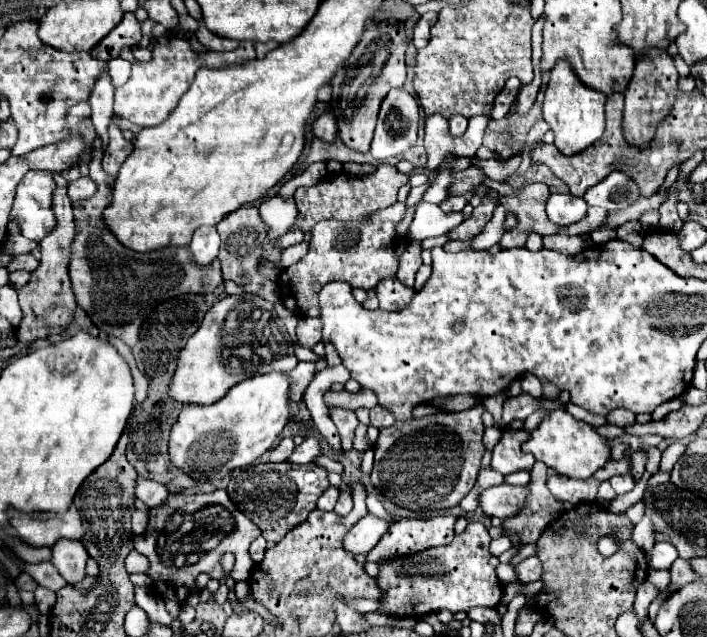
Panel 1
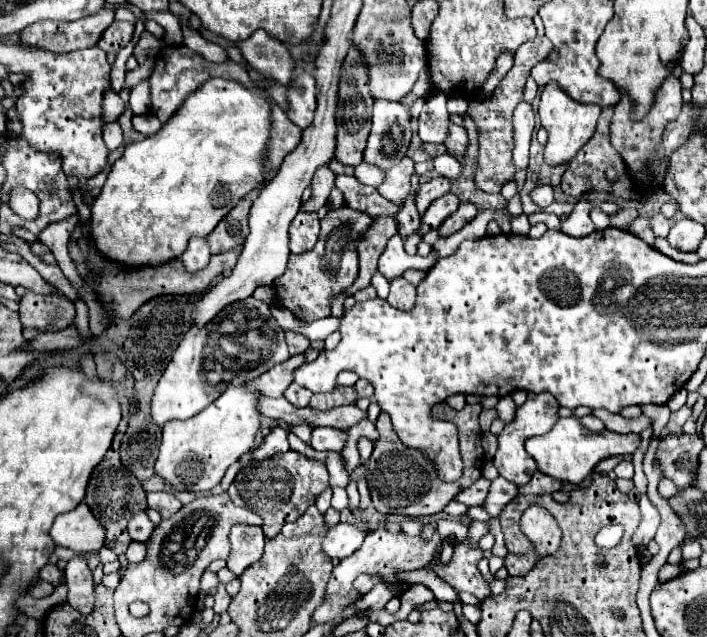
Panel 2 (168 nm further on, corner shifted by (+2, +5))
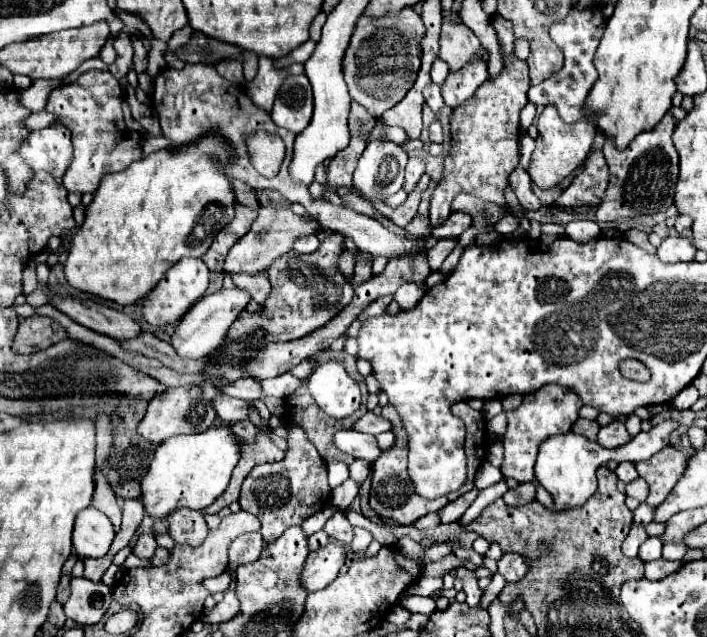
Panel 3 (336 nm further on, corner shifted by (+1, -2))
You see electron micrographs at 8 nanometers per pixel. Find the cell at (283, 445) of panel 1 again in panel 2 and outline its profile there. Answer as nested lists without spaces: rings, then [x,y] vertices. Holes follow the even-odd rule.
[[[276,426],[266,438],[264,442],[252,450],[252,456],[254,460],[264,460],[264,458],[272,458],[274,454],[284,454],[288,450],[288,432],[280,426]]]

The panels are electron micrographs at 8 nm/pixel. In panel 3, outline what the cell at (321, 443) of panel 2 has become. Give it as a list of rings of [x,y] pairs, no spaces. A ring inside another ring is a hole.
[[[341,431],[335,435],[335,445],[353,455],[353,457],[359,457],[359,459],[365,459],[369,463],[373,463],[383,451],[379,449],[377,445],[377,439],[375,435],[369,435],[369,433],[359,433],[359,431]]]

